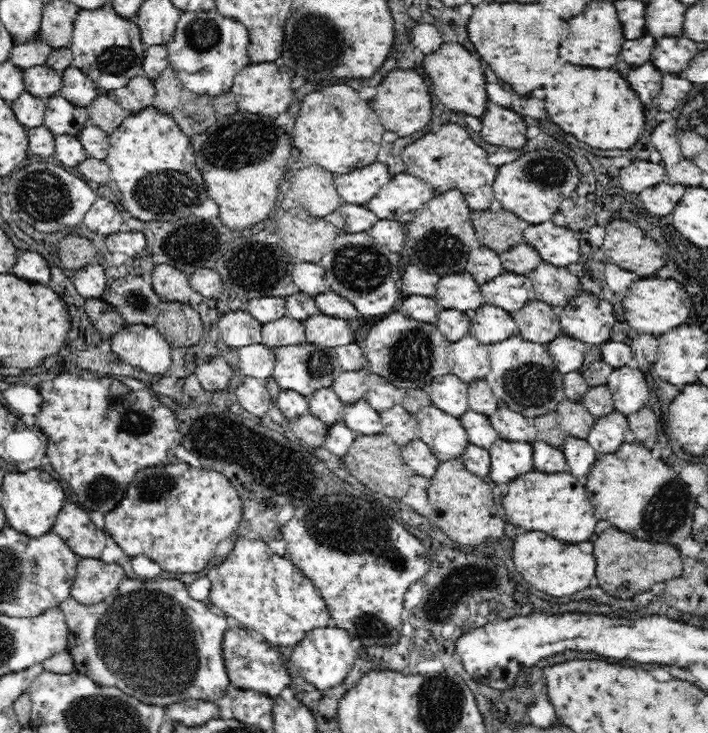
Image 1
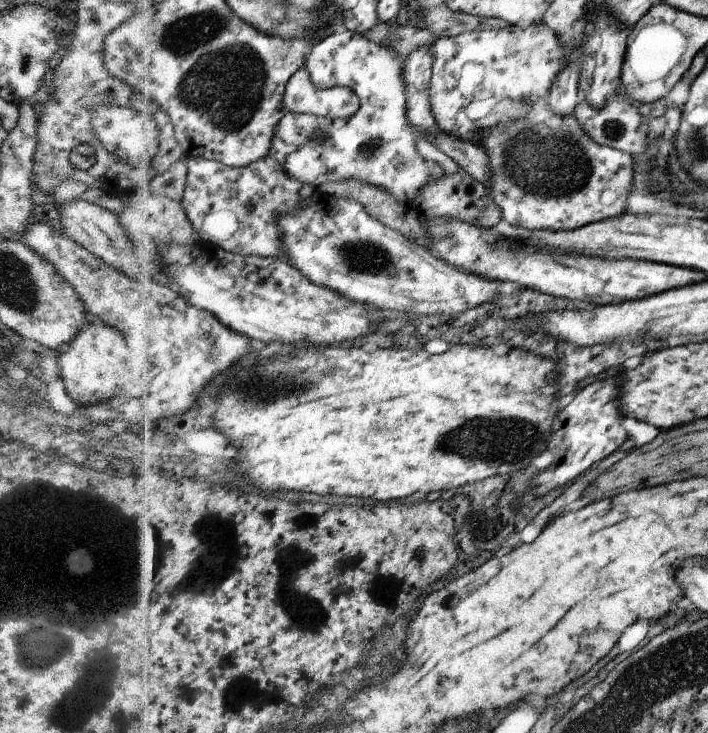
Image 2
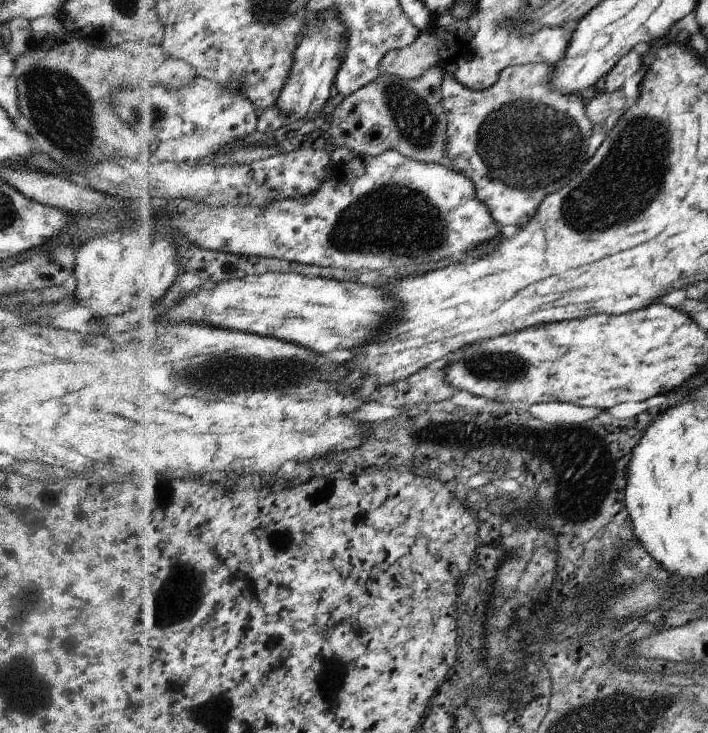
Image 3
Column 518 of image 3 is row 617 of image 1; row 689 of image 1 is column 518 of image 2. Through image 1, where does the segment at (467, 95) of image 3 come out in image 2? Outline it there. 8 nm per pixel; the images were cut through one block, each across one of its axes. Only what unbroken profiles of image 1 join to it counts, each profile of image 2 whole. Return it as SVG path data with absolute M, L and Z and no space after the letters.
M546 101L531 102L527 114L505 126L493 126L479 132L479 144L487 154L489 180L485 185L489 198L501 210L502 219L525 230L571 231L607 217L618 217L628 196L631 182L630 154L613 152L611 147L597 146L571 116L551 112Z

